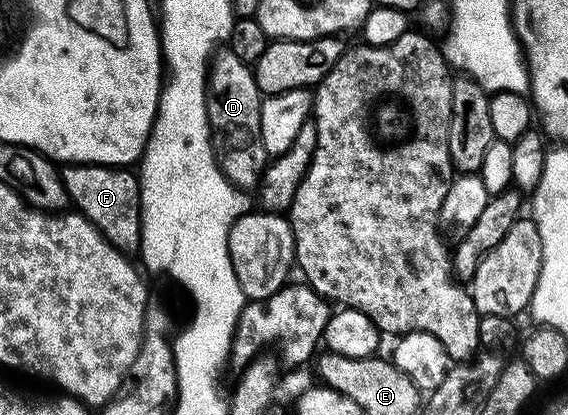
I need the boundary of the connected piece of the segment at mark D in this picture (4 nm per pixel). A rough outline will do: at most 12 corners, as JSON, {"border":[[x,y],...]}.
{"border":[[218,50],[206,78],[213,150],[229,182],[269,161],[252,68]]}

